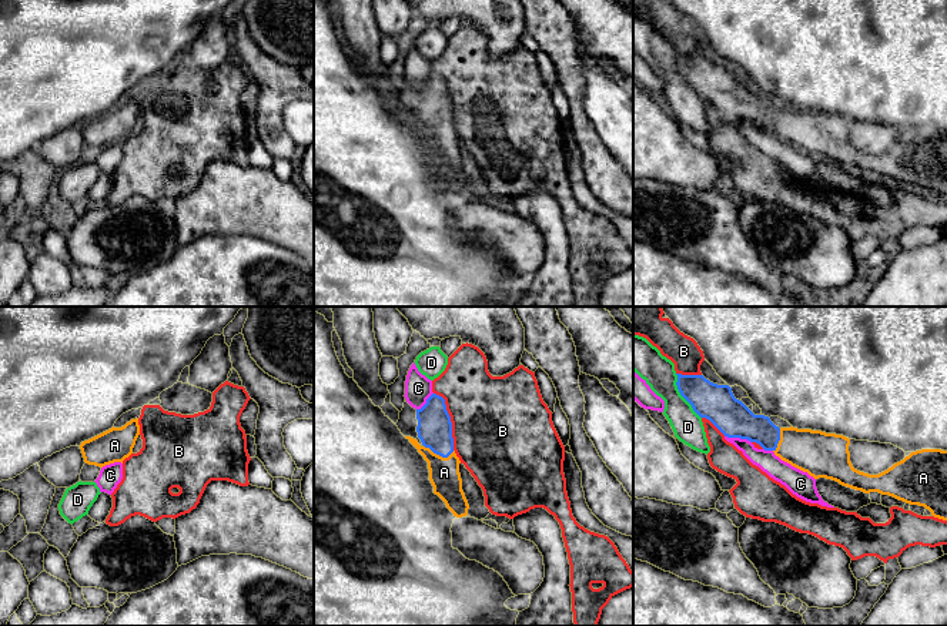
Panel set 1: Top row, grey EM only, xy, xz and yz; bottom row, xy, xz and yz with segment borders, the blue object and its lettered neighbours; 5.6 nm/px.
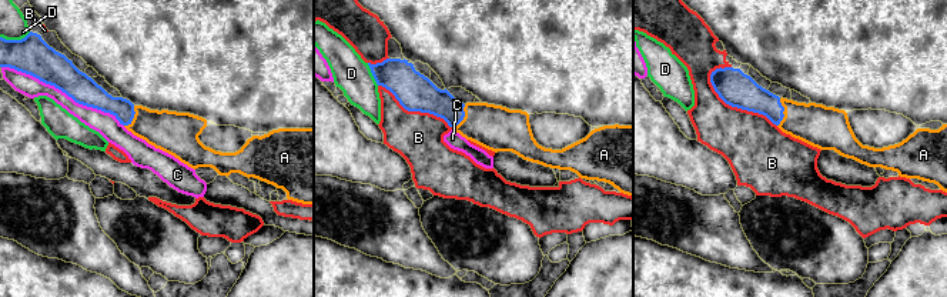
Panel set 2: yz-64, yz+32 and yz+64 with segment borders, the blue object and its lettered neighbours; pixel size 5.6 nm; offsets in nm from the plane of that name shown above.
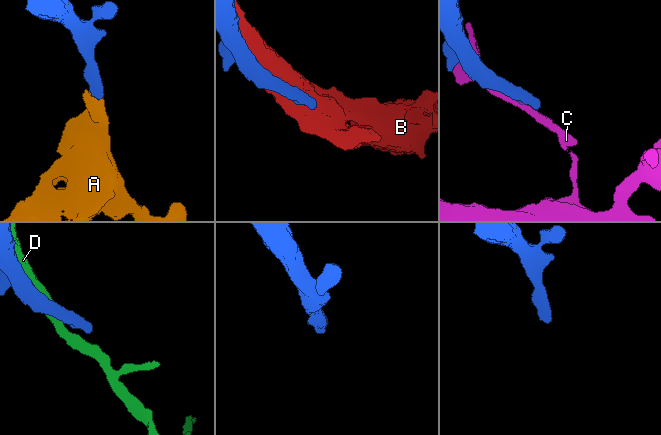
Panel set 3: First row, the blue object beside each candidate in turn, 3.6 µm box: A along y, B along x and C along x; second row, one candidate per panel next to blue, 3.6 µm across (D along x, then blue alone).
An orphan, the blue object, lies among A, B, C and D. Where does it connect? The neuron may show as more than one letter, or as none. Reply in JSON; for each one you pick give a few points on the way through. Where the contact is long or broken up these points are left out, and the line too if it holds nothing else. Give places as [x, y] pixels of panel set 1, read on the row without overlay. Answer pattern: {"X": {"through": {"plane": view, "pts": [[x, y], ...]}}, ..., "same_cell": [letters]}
{"A": {"through": {"plane": "xz", "pts": [[434, 109], [439, 136], [444, 153]]}}, "same_cell": ["A"]}

